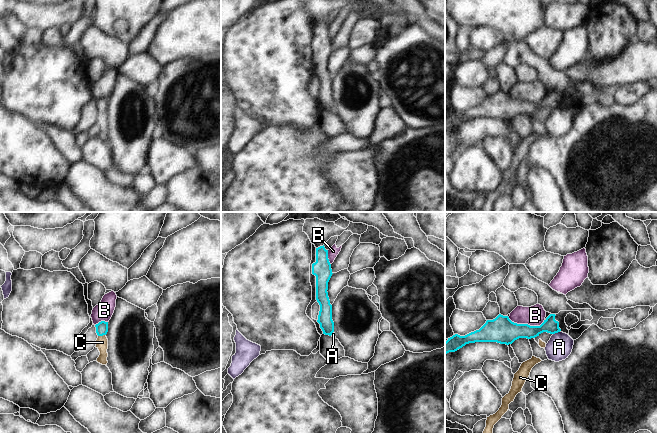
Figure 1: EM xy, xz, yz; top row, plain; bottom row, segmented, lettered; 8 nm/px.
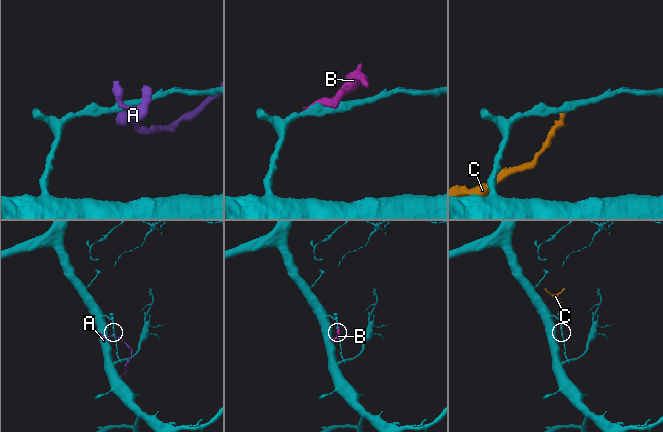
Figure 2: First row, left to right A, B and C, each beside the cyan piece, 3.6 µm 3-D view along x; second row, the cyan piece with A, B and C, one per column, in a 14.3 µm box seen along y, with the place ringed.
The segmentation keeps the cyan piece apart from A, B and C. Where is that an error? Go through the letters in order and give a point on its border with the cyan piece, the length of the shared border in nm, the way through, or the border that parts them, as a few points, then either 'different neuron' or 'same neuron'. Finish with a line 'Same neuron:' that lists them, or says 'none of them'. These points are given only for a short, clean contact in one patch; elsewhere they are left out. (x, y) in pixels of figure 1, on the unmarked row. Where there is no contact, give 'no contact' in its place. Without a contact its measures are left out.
A: meets cyan in yz at (556, 108); contact 60 nm long; border along yz (559, 107), (553, 110); different neuron
B: meets cyan in yz at (526, 100); contact 300 nm long; different neuron
C: meets cyan in xy at (101, 111); contact 70 nm long; border along xy (105, 110), (98, 112); different neuron
Same neuron: none of them

